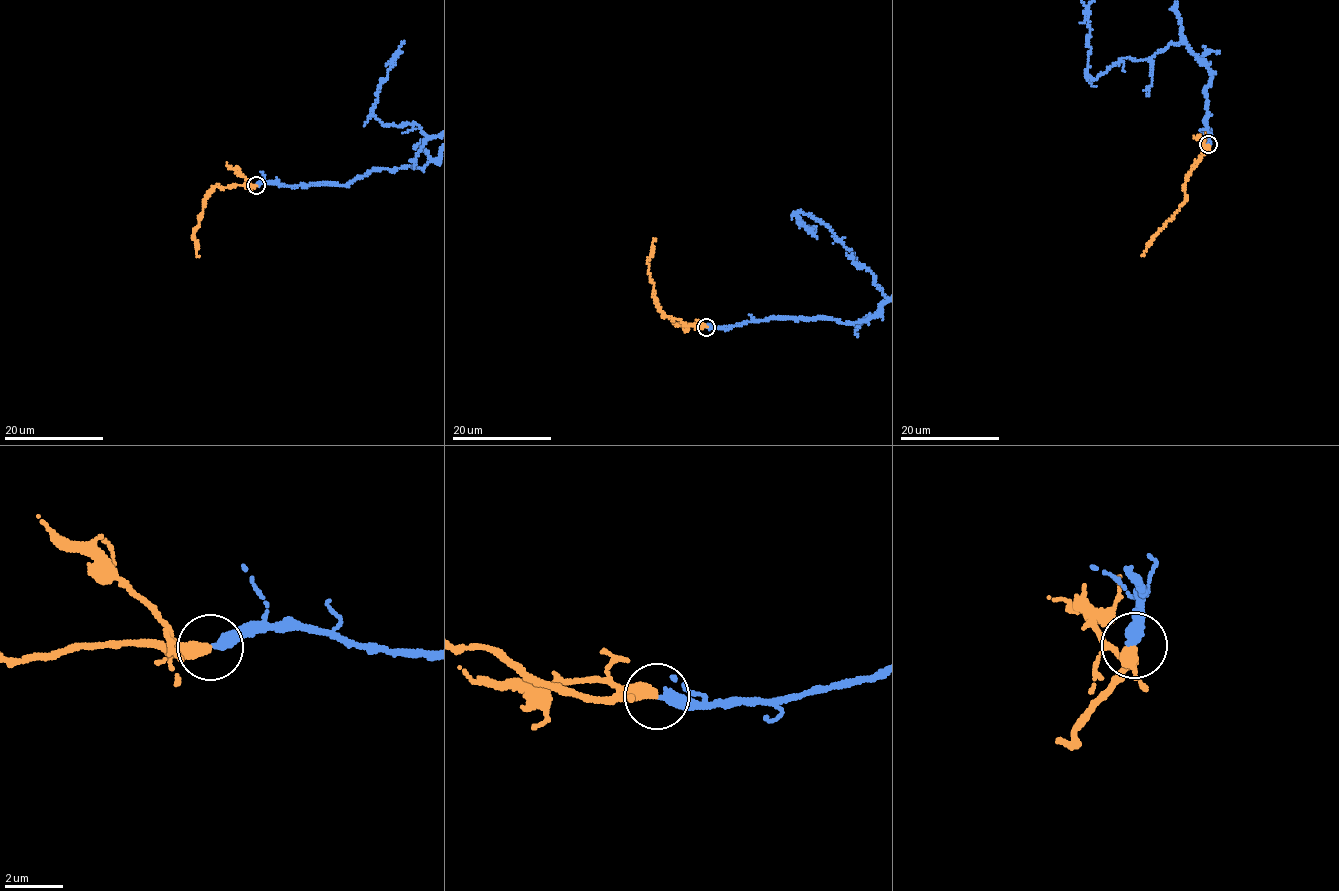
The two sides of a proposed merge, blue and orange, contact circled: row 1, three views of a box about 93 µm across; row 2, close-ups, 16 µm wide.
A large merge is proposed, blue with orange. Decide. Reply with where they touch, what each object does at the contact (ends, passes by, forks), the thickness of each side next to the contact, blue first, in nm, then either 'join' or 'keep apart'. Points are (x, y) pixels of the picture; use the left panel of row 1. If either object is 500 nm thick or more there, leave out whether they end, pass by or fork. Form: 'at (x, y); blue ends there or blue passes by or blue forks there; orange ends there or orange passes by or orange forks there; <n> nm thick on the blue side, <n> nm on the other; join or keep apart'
at (256, 185); blue ends there; orange ends there; 400 nm thick on the blue side, 400 nm on the other; join

